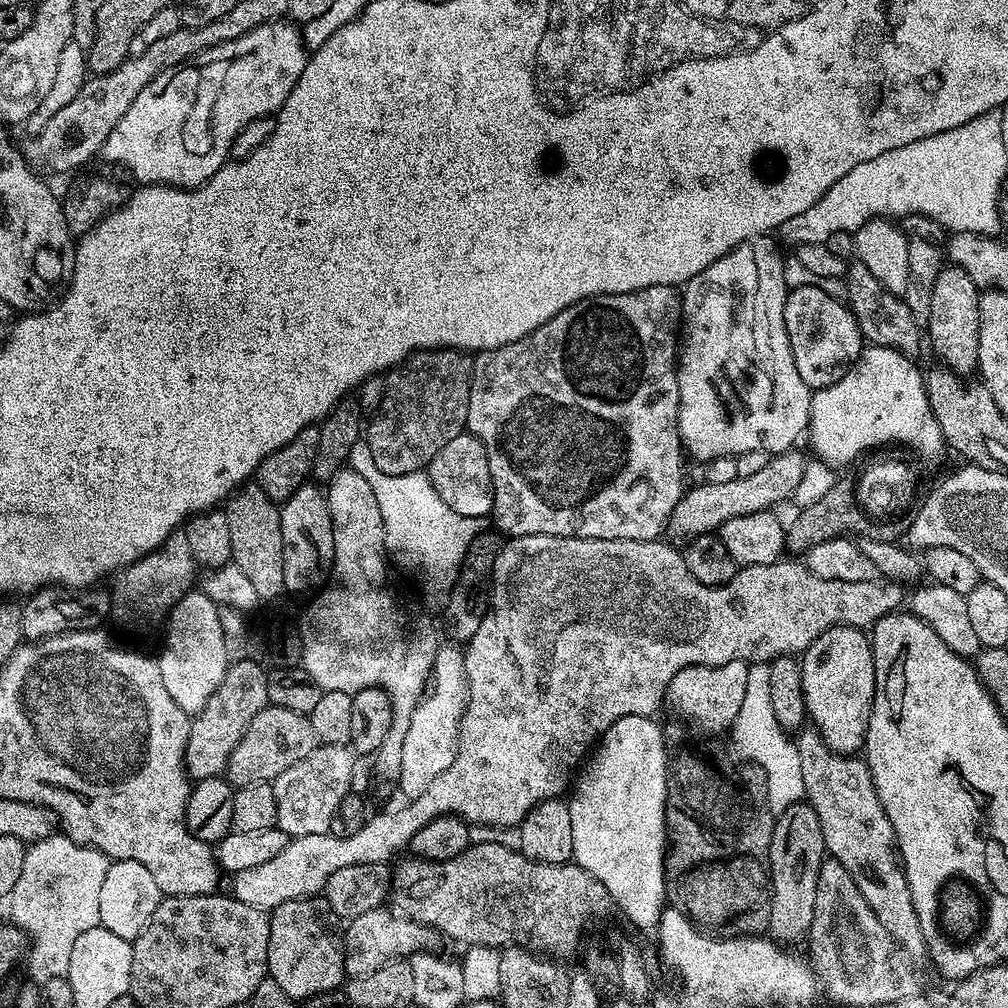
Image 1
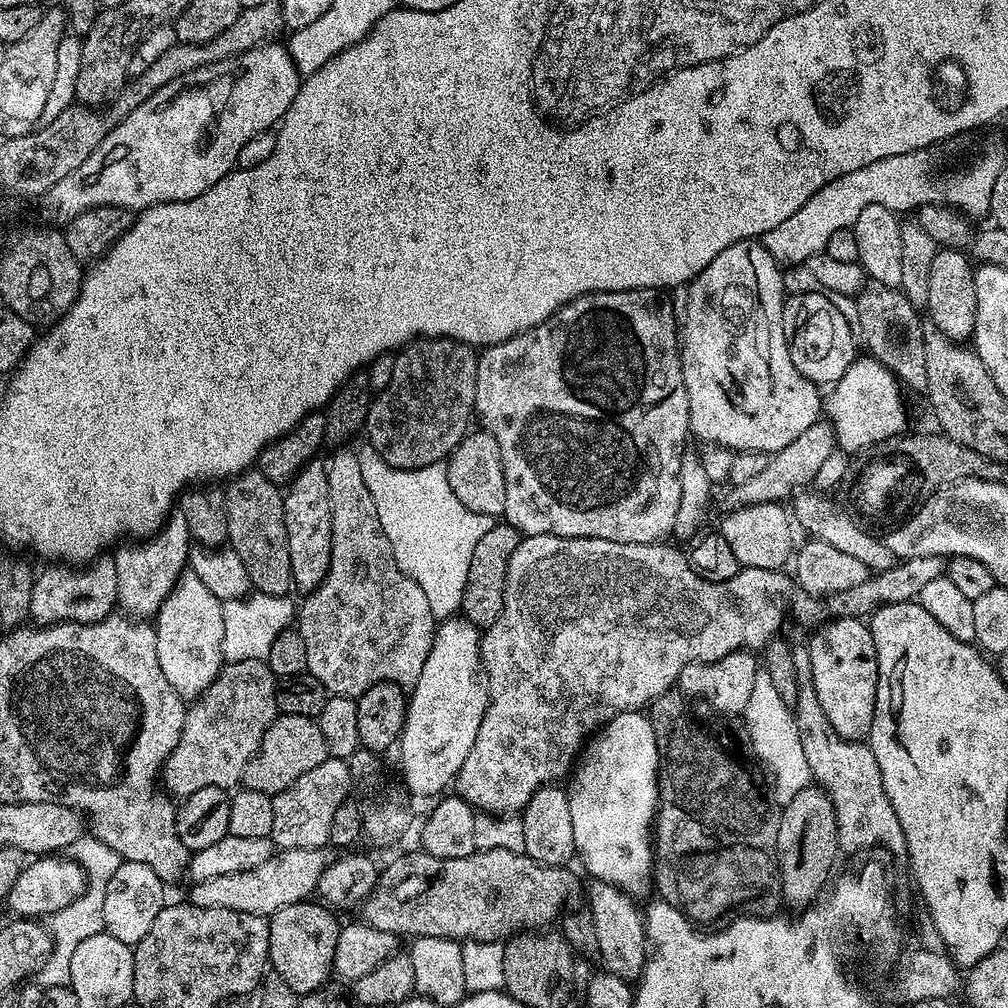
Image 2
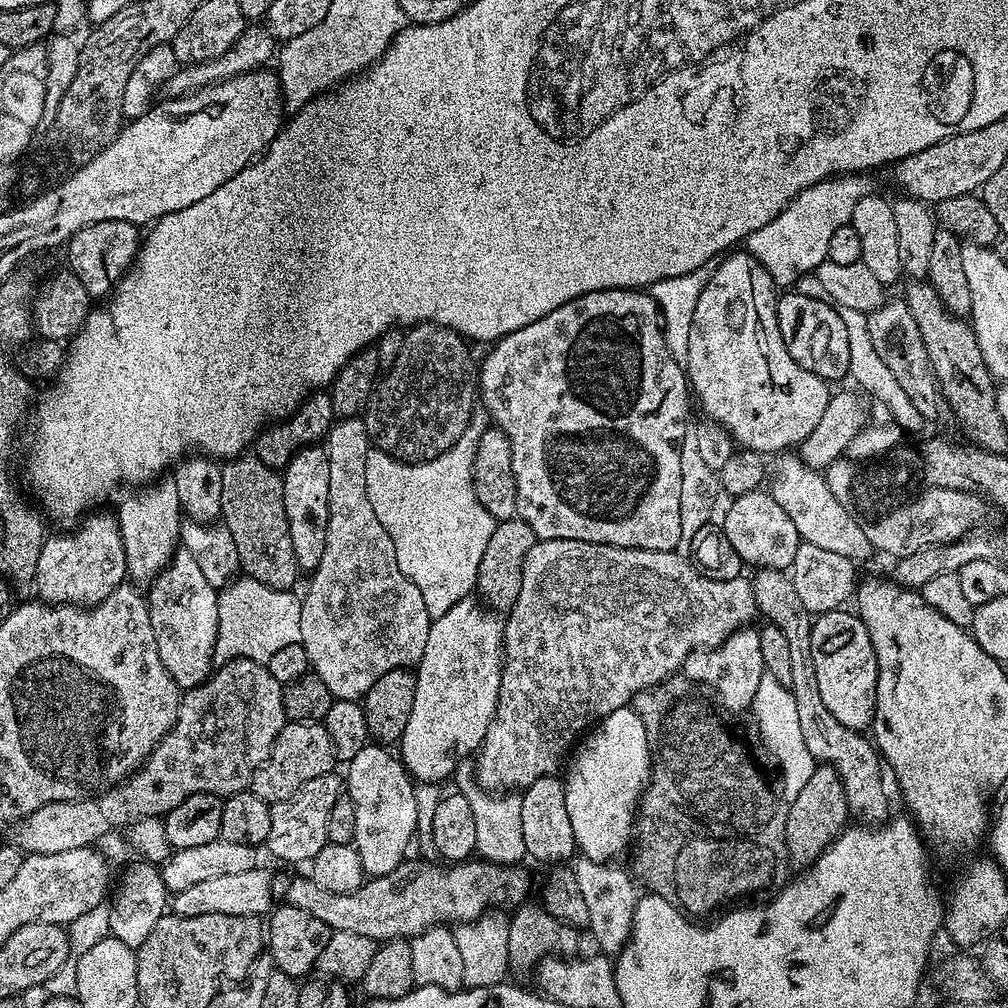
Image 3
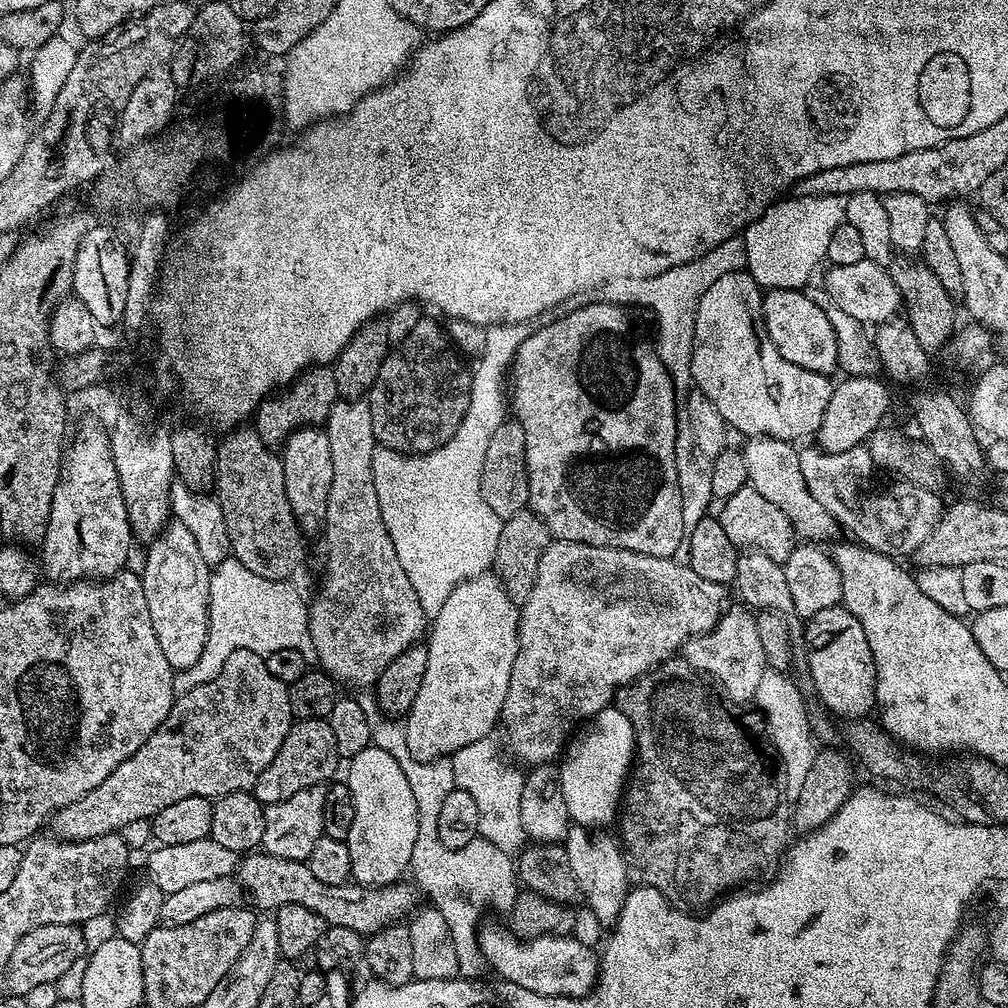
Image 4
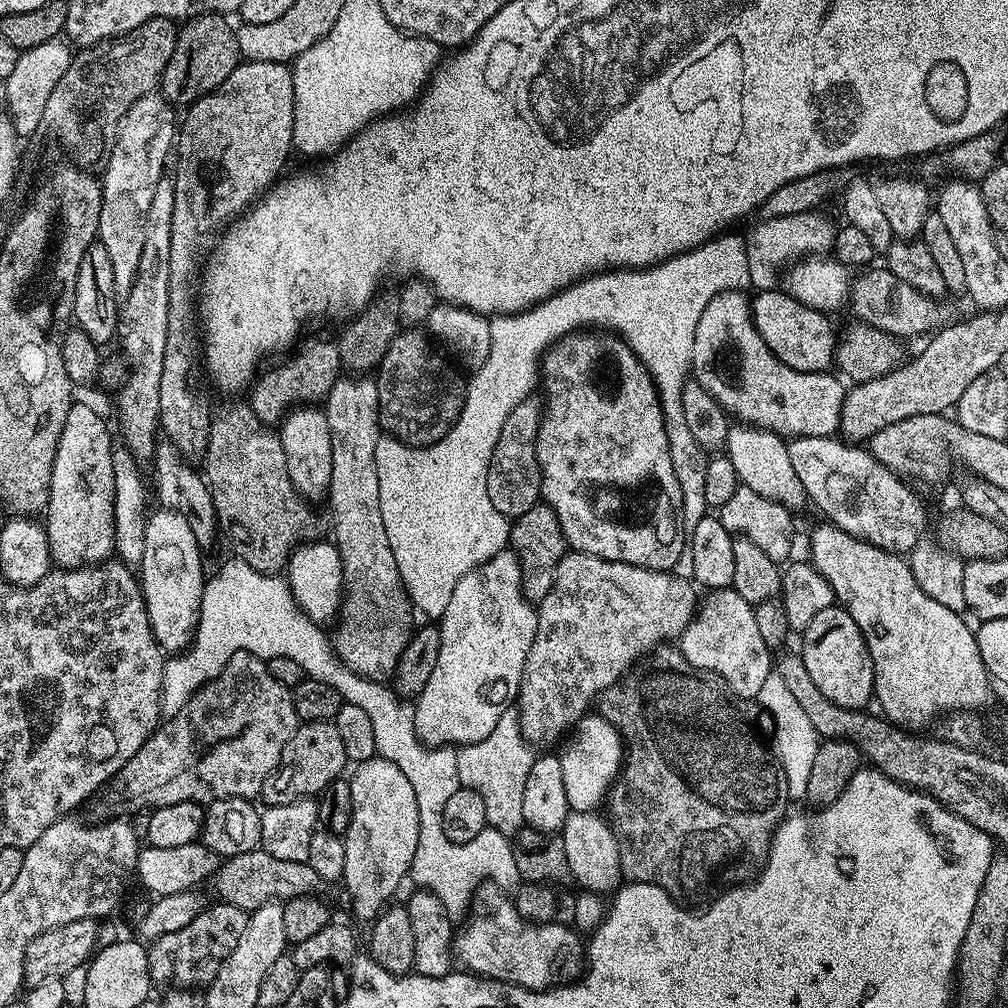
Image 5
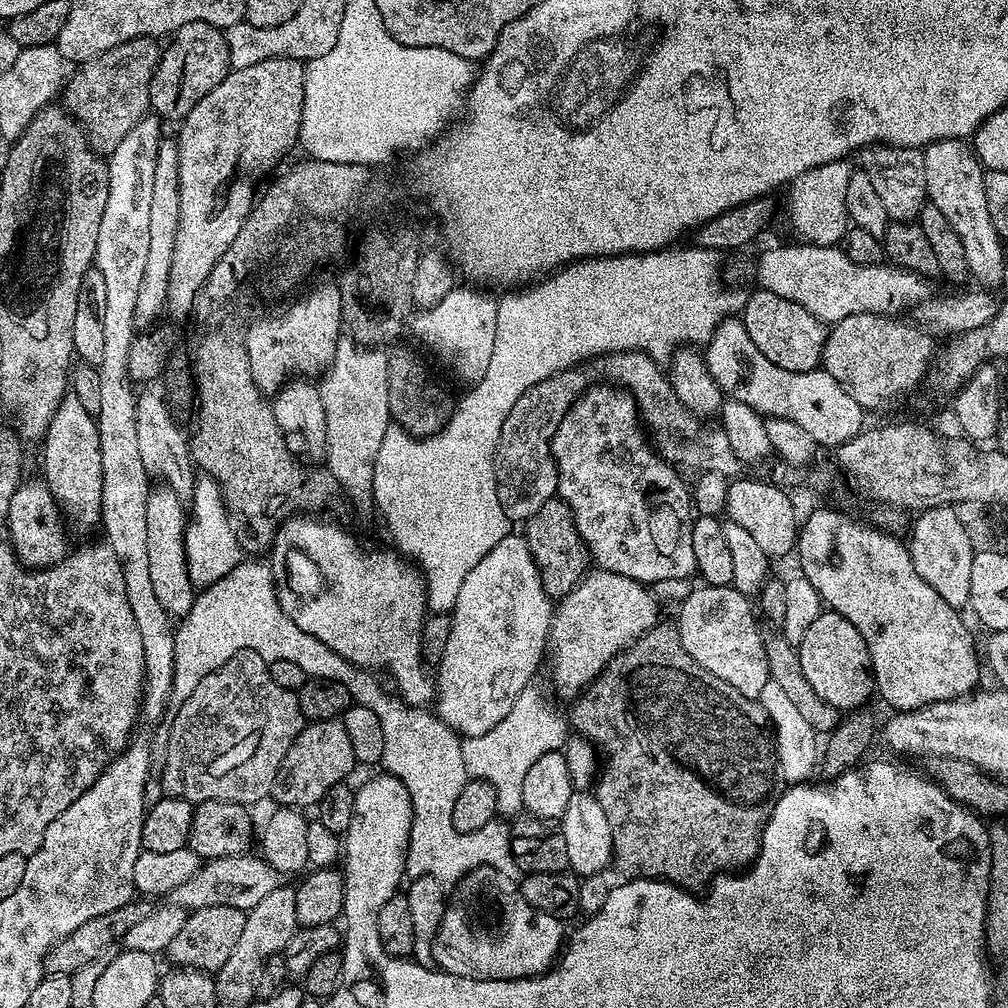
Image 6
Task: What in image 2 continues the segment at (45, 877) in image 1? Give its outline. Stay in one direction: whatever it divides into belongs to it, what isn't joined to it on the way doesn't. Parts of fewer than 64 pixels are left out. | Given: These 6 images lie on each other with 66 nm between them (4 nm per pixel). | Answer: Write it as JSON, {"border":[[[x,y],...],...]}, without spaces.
{"border":[[[91,834],[80,836],[72,842],[66,849],[66,854],[69,859],[73,859],[83,869],[86,885],[84,892],[78,899],[49,917],[48,929],[52,935],[52,952],[36,975],[37,984],[44,989],[69,985],[71,959],[79,943],[83,939],[103,931],[105,918],[103,917],[102,905],[106,885],[122,862],[116,851]]]}

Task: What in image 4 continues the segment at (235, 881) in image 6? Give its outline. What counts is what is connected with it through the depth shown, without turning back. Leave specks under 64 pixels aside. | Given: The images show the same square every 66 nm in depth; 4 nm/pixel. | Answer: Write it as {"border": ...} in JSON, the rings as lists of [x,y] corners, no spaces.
{"border":[[[263,850],[245,855],[239,861],[238,879],[247,899],[248,896],[252,899],[250,904],[253,909],[275,910],[291,904],[306,906],[306,910],[318,914],[318,918],[322,918],[325,925],[345,927],[360,933],[364,938],[382,931],[386,926],[403,921],[417,907],[416,900],[412,897],[414,888],[411,883],[408,885],[397,882],[378,888],[355,882],[321,882],[319,878],[314,878],[314,874],[310,874],[310,866],[305,861],[269,856]]]}

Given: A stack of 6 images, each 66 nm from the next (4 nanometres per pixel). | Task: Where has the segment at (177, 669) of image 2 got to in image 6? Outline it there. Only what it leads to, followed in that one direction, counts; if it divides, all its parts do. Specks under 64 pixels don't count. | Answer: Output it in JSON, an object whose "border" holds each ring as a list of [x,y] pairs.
{"border":[[[167,486],[159,487],[153,487],[146,498],[146,558],[150,564],[150,583],[165,611],[173,617],[183,618],[191,610],[194,599],[184,549],[186,508],[174,490]]]}

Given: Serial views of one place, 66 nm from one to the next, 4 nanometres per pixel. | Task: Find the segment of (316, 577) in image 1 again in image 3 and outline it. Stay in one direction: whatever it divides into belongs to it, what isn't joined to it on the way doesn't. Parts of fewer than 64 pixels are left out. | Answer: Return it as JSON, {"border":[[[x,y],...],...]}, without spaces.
{"border":[[[323,447],[299,448],[294,458],[282,470],[282,498],[286,518],[290,522],[290,542],[294,542],[294,558],[301,573],[316,571],[326,551],[326,522],[330,510],[330,458]]]}

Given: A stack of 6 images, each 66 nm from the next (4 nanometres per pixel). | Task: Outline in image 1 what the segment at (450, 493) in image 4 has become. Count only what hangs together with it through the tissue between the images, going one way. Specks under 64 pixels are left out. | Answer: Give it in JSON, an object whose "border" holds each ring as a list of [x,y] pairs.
{"border":[[[361,438],[353,444],[347,467],[362,474],[362,478],[370,482],[374,498],[378,498],[378,510],[382,510],[384,547],[391,559],[396,559],[402,567],[409,568],[420,579],[430,603],[443,605],[456,584],[460,566],[468,555],[472,540],[481,531],[481,517],[463,516],[450,510],[450,506],[438,498],[438,490],[434,490],[423,471],[411,472],[405,476],[382,474],[382,470],[378,470],[378,465],[374,463],[374,457],[370,455],[367,439]]]}

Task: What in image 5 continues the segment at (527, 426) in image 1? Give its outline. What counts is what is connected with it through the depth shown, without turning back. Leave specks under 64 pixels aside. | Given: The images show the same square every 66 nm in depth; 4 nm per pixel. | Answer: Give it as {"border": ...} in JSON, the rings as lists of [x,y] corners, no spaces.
{"border":[[[581,330],[581,331],[575,331],[575,332],[573,332],[573,333],[572,333],[572,335],[571,335],[571,336],[566,336],[566,337],[564,337],[564,339],[563,339],[563,340],[561,340],[561,341],[559,341],[559,342],[557,342],[557,343],[555,343],[555,344],[553,344],[553,345],[552,345],[552,347],[551,347],[551,348],[549,348],[549,349],[548,349],[548,351],[547,351],[547,353],[546,353],[546,355],[545,355],[545,356],[544,356],[544,357],[543,357],[543,360],[542,360],[542,388],[543,388],[543,384],[544,384],[544,392],[545,392],[545,394],[546,394],[546,395],[548,395],[548,404],[547,404],[547,400],[546,400],[546,407],[545,407],[545,408],[544,408],[544,409],[543,409],[543,412],[542,412],[542,419],[541,419],[541,422],[540,422],[540,429],[539,429],[539,430],[538,430],[538,434],[537,434],[537,435],[536,435],[536,461],[537,461],[537,462],[538,462],[538,466],[539,466],[539,467],[540,467],[540,494],[541,494],[541,497],[542,497],[542,500],[543,500],[543,503],[546,503],[546,504],[548,504],[548,505],[549,505],[549,507],[551,507],[551,508],[552,508],[552,509],[553,509],[553,510],[554,510],[554,514],[555,514],[555,515],[556,515],[556,517],[557,517],[557,518],[558,518],[558,522],[559,522],[559,523],[560,523],[560,525],[561,525],[561,526],[562,526],[562,534],[563,534],[563,535],[564,535],[564,543],[565,543],[565,545],[567,545],[567,547],[568,547],[568,548],[569,548],[569,549],[571,549],[571,551],[573,551],[573,552],[585,552],[585,553],[586,553],[586,554],[594,554],[594,555],[595,555],[595,556],[597,556],[597,557],[598,557],[598,558],[604,558],[604,559],[606,559],[606,560],[613,560],[613,561],[614,561],[614,562],[622,562],[622,563],[626,563],[626,564],[633,564],[633,565],[634,565],[634,566],[642,566],[642,567],[643,567],[643,568],[649,568],[649,569],[650,569],[650,570],[654,570],[654,571],[655,571],[655,572],[672,572],[672,571],[673,571],[673,569],[675,569],[675,567],[674,567],[674,566],[675,566],[675,564],[676,564],[676,563],[678,563],[678,562],[679,562],[679,560],[680,560],[680,555],[682,555],[682,554],[683,554],[683,552],[684,552],[684,555],[685,555],[685,552],[686,552],[686,533],[685,533],[685,531],[684,531],[684,529],[683,529],[683,527],[682,527],[682,490],[678,490],[678,478],[674,478],[674,466],[673,466],[673,465],[672,465],[672,464],[671,464],[671,462],[670,462],[670,446],[669,446],[669,445],[668,445],[668,439],[667,439],[667,438],[666,438],[666,426],[665,426],[665,425],[664,425],[664,410],[663,410],[663,407],[662,407],[662,401],[661,401],[661,399],[660,399],[660,397],[659,397],[659,395],[658,395],[658,391],[657,391],[657,388],[656,388],[656,384],[655,384],[655,383],[654,383],[654,381],[652,381],[652,376],[651,376],[651,375],[650,375],[650,373],[649,373],[649,372],[648,372],[648,370],[647,370],[647,368],[646,368],[646,366],[645,366],[645,365],[644,365],[644,363],[643,363],[643,362],[642,362],[642,361],[641,361],[641,360],[640,360],[640,359],[639,359],[639,357],[637,357],[637,356],[636,356],[636,354],[635,354],[635,352],[634,352],[634,350],[632,350],[632,349],[631,349],[631,348],[630,348],[630,346],[629,346],[629,345],[628,345],[628,344],[627,344],[627,343],[626,343],[626,342],[625,342],[625,341],[624,341],[624,340],[621,340],[621,339],[620,339],[620,337],[619,337],[619,336],[618,336],[618,335],[616,335],[616,334],[609,334],[609,333],[608,333],[608,332],[607,332],[607,331],[604,331],[604,330]]]}

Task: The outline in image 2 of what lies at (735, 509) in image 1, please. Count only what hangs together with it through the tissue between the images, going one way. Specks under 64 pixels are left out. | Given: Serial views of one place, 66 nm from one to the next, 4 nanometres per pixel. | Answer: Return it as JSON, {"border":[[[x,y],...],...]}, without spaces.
{"border":[[[824,418],[816,420],[814,426],[810,426],[806,434],[798,434],[798,438],[790,442],[790,446],[786,446],[781,452],[769,455],[762,474],[750,478],[750,482],[735,485],[731,489],[733,492],[728,496],[729,505],[778,504],[787,501],[815,481],[822,462],[826,462],[826,458],[830,458],[830,454],[837,451],[837,448],[832,425]]]}

